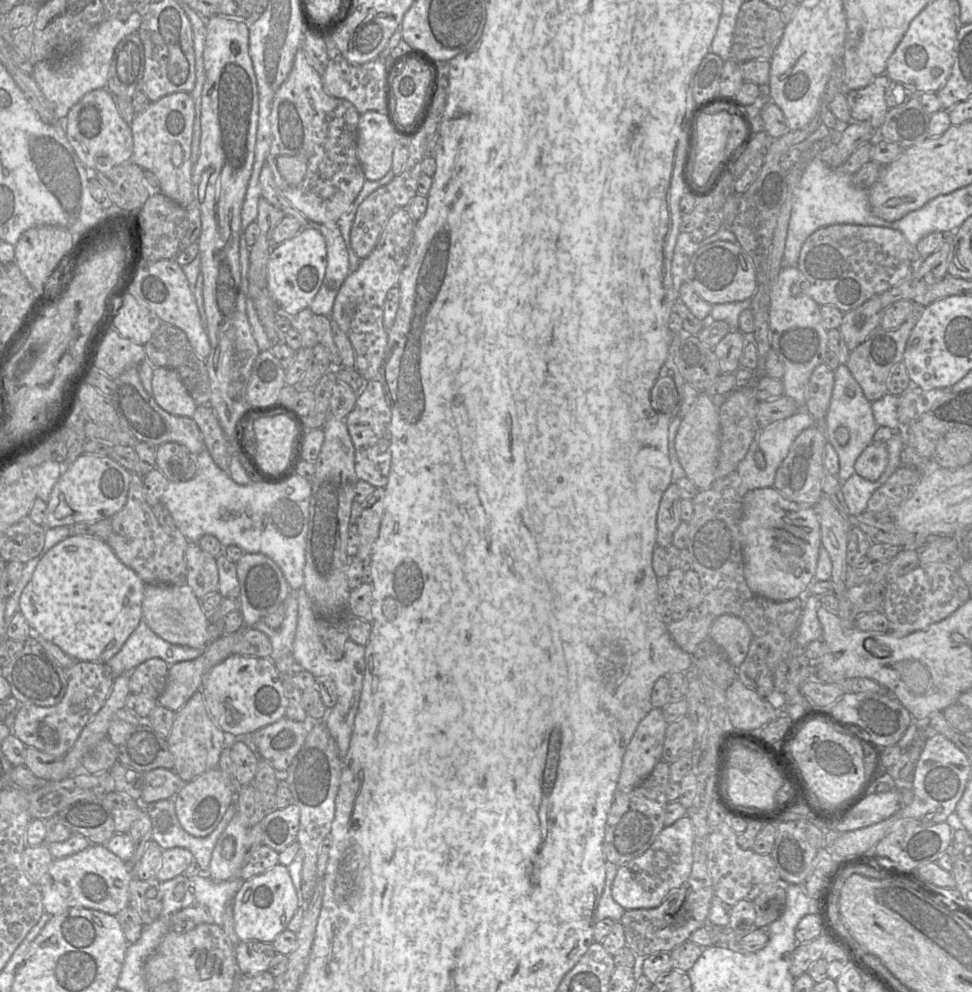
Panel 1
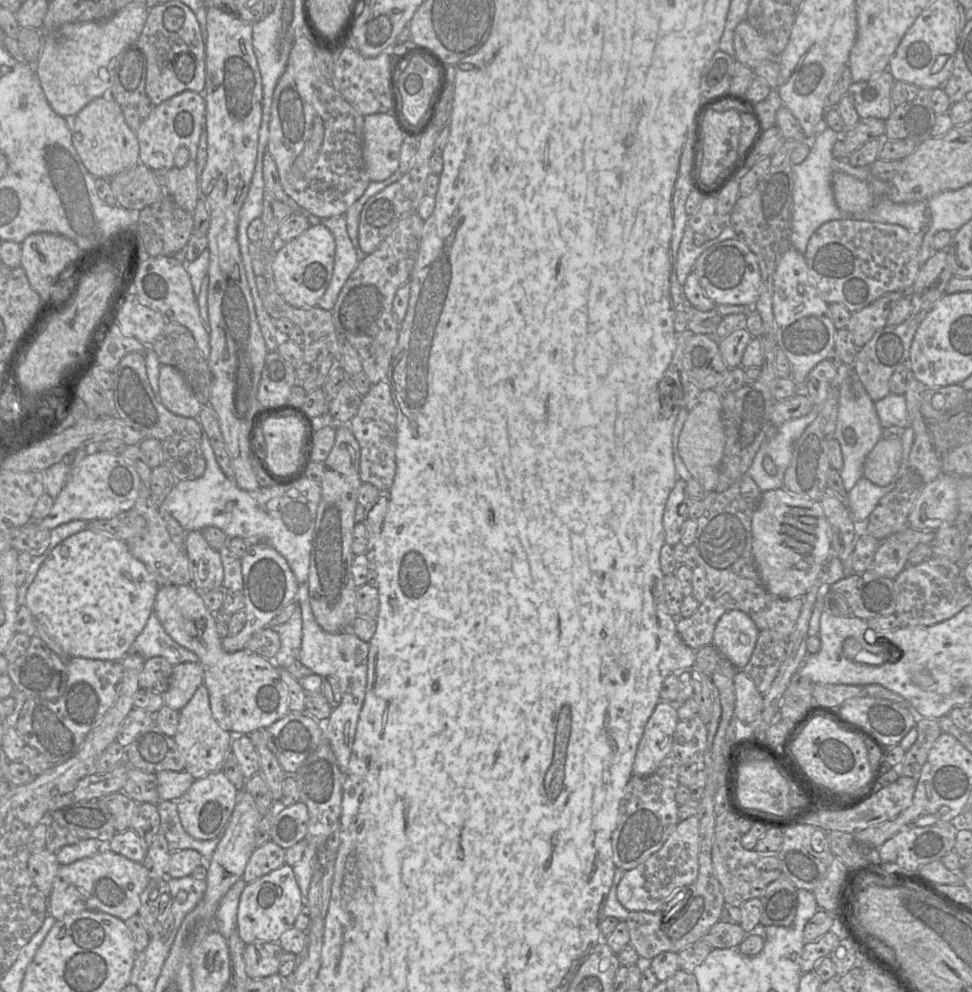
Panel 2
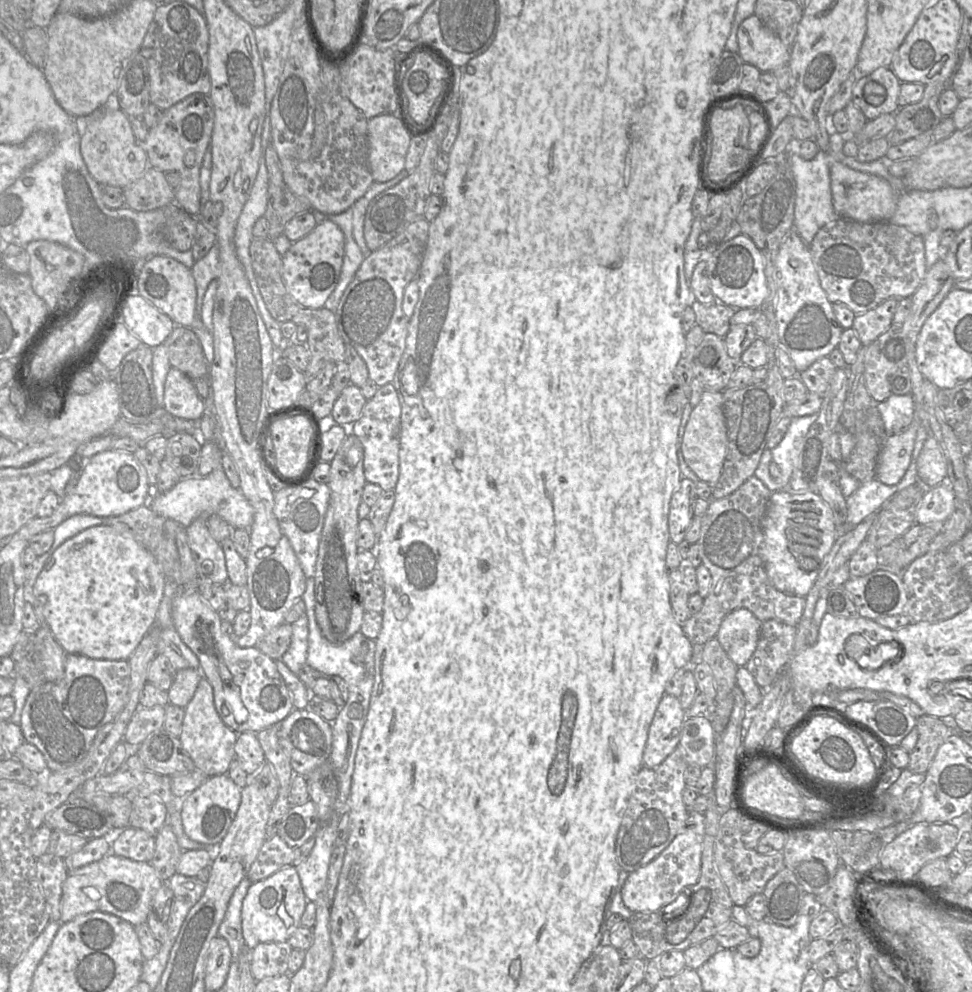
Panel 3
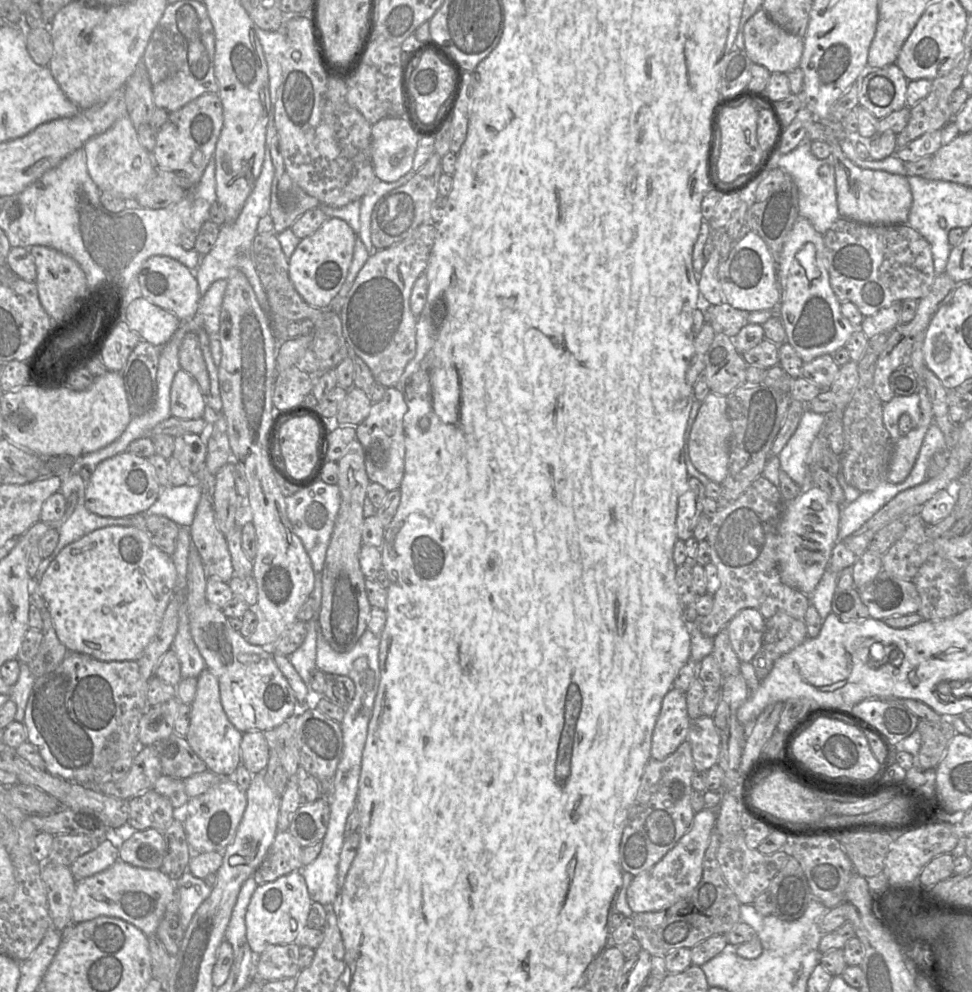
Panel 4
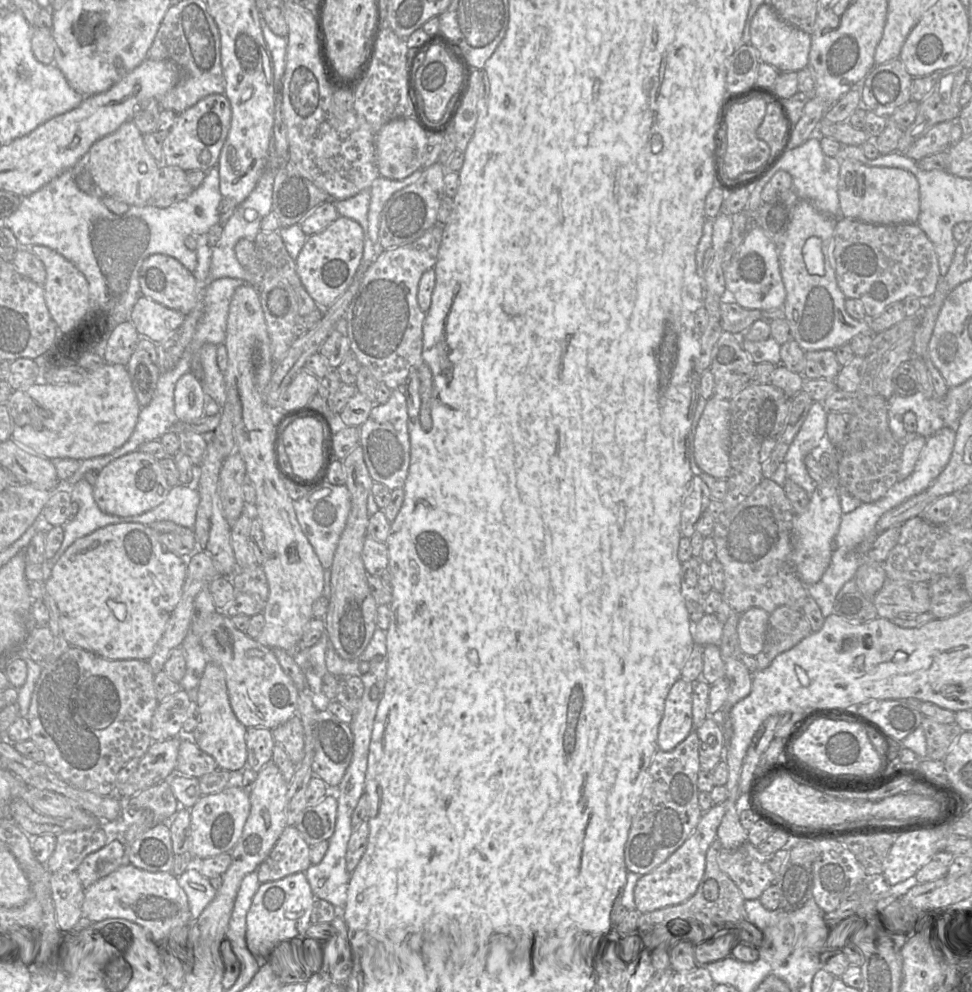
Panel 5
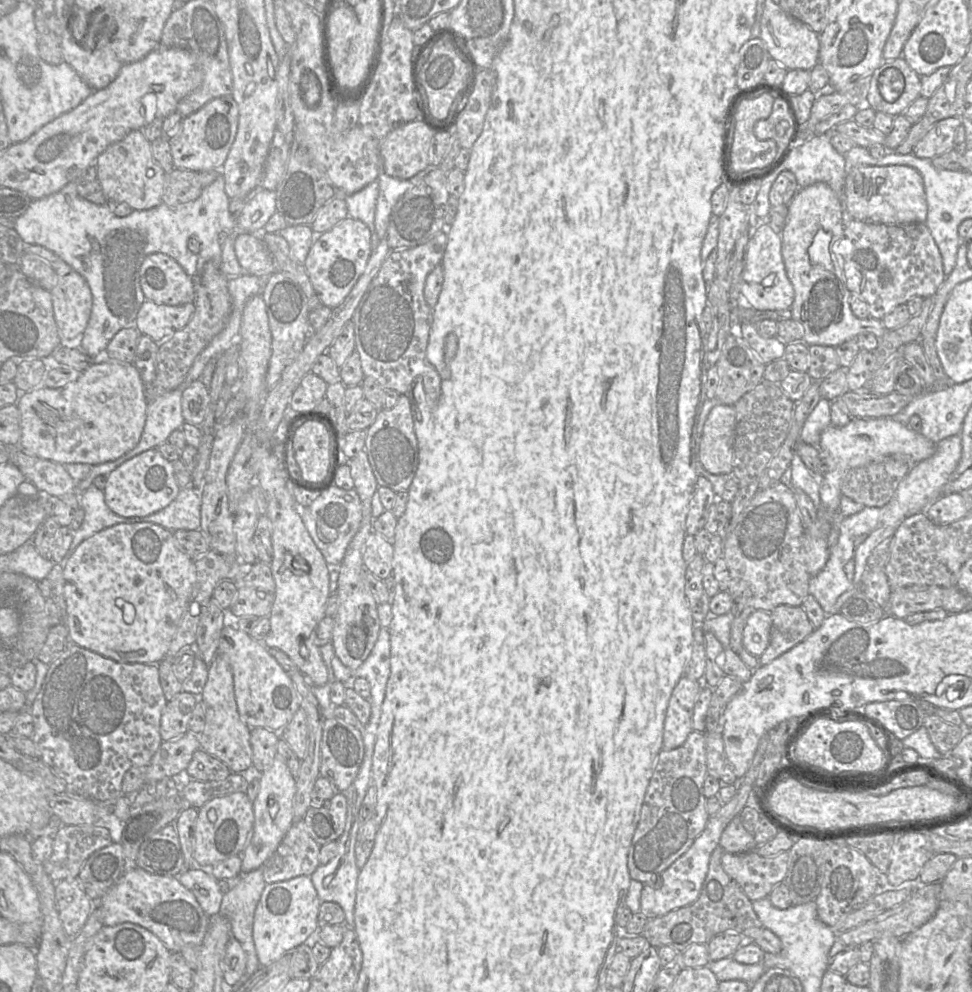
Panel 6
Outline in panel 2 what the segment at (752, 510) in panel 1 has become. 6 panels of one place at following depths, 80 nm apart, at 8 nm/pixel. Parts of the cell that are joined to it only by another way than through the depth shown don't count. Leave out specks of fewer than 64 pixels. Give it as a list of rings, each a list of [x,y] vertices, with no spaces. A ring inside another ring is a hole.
[[[778,488],[762,493],[761,500],[752,516],[752,553],[760,579],[771,594],[782,599],[803,597],[830,557],[829,526],[819,501]]]

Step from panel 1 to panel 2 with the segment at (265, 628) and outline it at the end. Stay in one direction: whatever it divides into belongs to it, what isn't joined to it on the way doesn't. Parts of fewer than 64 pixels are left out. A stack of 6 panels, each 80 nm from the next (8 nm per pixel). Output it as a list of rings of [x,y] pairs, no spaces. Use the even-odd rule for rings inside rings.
[[[296,601],[296,609],[291,618],[284,624],[269,627],[276,631],[280,637],[281,647],[273,659],[278,667],[286,667],[291,662],[299,660],[302,643],[302,615],[300,605]]]

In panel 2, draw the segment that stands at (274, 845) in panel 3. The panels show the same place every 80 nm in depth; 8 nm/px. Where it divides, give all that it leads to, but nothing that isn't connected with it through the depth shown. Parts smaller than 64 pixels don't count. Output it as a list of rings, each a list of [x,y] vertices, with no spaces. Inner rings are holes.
[[[269,840],[256,848],[243,873],[242,880],[252,882],[285,864],[285,850]]]

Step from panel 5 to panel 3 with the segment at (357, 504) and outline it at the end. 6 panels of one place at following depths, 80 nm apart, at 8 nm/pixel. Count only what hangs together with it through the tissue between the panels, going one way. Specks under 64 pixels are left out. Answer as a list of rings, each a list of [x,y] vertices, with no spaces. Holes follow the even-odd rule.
[[[354,423],[340,424],[346,438],[330,462],[331,491],[329,506],[318,547],[315,570],[315,614],[323,636],[332,644],[340,645],[360,631],[365,609],[362,598],[362,585],[357,556],[358,508],[366,484],[364,474],[364,448],[353,434]]]

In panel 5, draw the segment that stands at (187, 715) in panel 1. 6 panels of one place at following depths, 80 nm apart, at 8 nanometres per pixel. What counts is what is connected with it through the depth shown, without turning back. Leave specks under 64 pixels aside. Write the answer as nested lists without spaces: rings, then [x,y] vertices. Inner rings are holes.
[[[208,662],[199,686],[195,691],[194,701],[199,708],[200,721],[193,733],[185,736],[191,736],[191,739],[202,751],[212,756],[217,763],[218,769],[226,771],[242,771],[247,767],[247,728],[237,719],[231,708],[226,684],[226,674],[220,665],[214,662]]]

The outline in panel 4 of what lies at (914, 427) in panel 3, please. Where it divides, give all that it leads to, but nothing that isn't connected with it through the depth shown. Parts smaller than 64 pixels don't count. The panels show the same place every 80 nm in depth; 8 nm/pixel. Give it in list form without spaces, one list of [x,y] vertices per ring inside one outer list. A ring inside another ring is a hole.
[[[918,377],[916,393],[920,397],[920,422],[916,428],[902,435],[894,443],[887,476],[887,481],[890,483],[900,483],[908,477],[918,457],[925,434],[933,423],[932,404],[923,377]]]

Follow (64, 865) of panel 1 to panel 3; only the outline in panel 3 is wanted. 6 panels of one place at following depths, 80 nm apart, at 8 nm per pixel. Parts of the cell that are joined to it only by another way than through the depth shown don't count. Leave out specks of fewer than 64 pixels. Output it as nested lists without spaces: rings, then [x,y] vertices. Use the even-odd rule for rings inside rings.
[[[107,855],[99,861],[75,870],[70,870],[62,886],[60,923],[90,912],[104,912],[139,925],[147,922],[153,896],[164,883],[155,869],[146,862],[133,861],[125,857]]]

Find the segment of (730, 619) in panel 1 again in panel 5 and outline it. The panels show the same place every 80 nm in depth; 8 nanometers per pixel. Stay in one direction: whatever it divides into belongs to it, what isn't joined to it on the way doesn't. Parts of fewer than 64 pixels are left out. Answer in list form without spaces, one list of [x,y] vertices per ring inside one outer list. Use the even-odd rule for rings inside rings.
[[[758,607],[748,609],[741,614],[737,633],[743,654],[756,657],[762,651],[769,617],[770,614]]]

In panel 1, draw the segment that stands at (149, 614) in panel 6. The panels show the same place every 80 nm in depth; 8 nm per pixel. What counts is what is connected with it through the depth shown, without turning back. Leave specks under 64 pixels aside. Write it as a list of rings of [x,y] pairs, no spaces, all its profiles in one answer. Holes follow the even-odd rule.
[[[70,535],[53,546],[37,564],[22,591],[19,611],[31,630],[59,646],[77,661],[106,663],[123,646],[142,620],[145,583],[115,555],[106,541]]]

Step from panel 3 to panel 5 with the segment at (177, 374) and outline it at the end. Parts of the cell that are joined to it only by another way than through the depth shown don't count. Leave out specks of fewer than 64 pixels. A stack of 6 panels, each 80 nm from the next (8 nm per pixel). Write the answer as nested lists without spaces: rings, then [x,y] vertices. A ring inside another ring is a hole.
[[[191,372],[181,376],[174,389],[174,412],[180,421],[193,421],[204,415],[205,393]]]

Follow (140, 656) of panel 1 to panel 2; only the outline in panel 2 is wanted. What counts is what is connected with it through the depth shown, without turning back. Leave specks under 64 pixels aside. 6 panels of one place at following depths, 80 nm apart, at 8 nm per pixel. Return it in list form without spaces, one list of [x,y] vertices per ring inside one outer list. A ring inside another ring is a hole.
[[[154,612],[133,641],[128,653],[139,654],[145,660],[161,656],[173,666],[183,662],[199,662],[199,657],[194,652],[179,645],[166,633]]]

